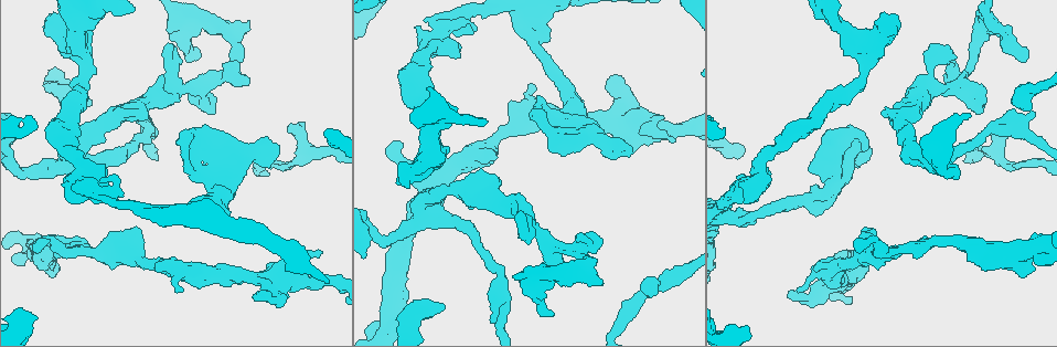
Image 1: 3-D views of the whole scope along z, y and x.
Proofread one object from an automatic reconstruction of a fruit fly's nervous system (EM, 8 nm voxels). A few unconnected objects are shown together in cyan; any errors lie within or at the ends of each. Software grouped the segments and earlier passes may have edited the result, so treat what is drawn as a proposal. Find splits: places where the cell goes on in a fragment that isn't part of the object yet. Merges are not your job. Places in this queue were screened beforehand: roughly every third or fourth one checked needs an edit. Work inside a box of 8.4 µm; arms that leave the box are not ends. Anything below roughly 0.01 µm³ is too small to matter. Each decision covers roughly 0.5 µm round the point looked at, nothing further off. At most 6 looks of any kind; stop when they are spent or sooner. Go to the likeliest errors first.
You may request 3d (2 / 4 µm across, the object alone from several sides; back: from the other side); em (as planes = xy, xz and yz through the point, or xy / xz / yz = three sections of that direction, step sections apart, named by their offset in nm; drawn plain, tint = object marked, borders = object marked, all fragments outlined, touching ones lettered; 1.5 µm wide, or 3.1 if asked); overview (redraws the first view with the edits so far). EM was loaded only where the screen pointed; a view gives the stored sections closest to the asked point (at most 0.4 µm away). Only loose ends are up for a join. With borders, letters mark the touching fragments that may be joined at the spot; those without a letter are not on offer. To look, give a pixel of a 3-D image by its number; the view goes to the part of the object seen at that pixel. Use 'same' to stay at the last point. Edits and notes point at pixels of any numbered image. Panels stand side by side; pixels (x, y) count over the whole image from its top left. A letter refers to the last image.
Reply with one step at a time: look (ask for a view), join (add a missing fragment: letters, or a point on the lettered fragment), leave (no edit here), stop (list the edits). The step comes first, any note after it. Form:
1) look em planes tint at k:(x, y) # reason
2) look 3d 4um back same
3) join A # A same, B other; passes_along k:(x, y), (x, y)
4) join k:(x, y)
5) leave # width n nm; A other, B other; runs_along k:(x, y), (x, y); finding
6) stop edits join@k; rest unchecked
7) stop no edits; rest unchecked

look 3d 2um at 1:(63, 179) # free end

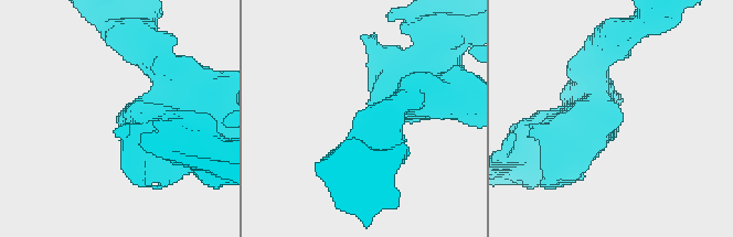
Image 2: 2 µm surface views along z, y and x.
look em planes tint at 2:(121, 119) # arm_widths 220, 300 nm

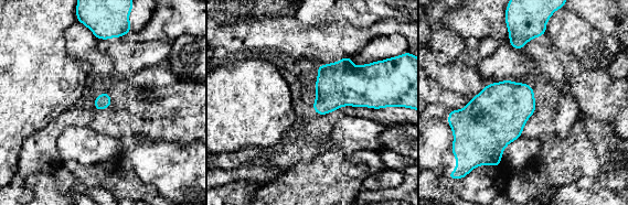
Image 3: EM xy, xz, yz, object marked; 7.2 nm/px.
look em planes borders same

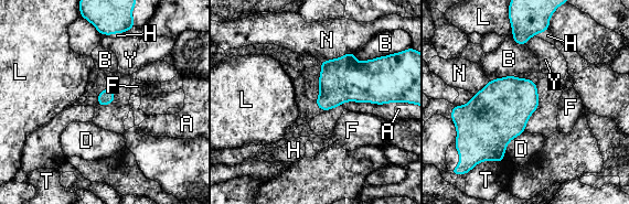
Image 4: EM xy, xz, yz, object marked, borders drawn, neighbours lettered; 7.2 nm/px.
leave # longest_contact N 280 nm; A other, B other, D other, F other, H other, L other, N other, T other, Y other; border 4:(524, 130), (514, 137), (505, 148); no lettered fragment goes on from it

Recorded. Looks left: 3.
look em planes borders at 1:(859, 250) # free end

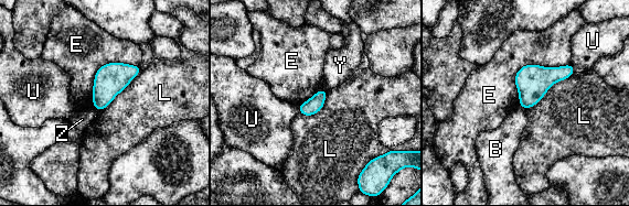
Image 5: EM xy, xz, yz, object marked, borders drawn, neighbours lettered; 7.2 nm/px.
leave # B other, E other, L other, U other, Y other, Z other; border 5:(569, 62), (524, 64), (518, 105); no lettered fragment goes on from it

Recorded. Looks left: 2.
look em planes borders at 1:(198, 58) # free end

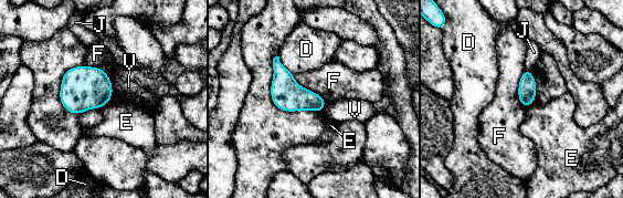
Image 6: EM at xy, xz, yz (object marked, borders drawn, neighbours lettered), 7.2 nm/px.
leave # D other, E other, F other, J other, V other; border 6:(535, 98), (525, 107); no lettered fragment goes on from it

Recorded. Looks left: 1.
stop no edits; rest unchecked

